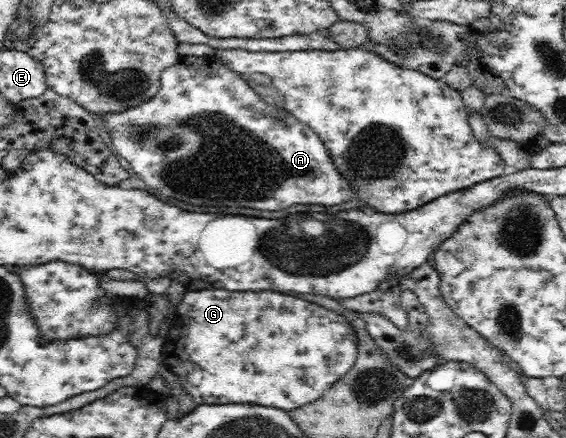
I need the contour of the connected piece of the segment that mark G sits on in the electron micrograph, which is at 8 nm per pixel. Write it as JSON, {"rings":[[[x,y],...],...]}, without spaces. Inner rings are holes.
{"rings":[[[186,290],[182,302],[176,308],[175,314],[171,317],[168,327],[168,334],[164,338],[161,356],[163,364],[181,380],[186,392],[192,395],[195,404],[228,404],[228,402],[248,402],[248,404],[260,404],[260,406],[276,406],[282,410],[300,408],[306,402],[318,400],[332,384],[344,379],[355,360],[357,359],[358,333],[352,325],[353,315],[348,313],[338,314],[334,310],[328,310],[320,304],[312,304],[304,298],[280,294],[280,292],[228,292],[228,290]]]}

